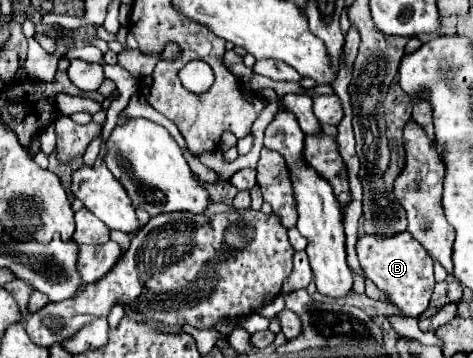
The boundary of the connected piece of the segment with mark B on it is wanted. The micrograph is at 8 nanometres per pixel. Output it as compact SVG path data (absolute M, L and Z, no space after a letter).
M399 232L393 236L365 234L357 240L357 256L365 276L371 278L375 286L387 296L387 300L403 314L419 316L429 306L435 286L433 260L431 254L409 232Z

